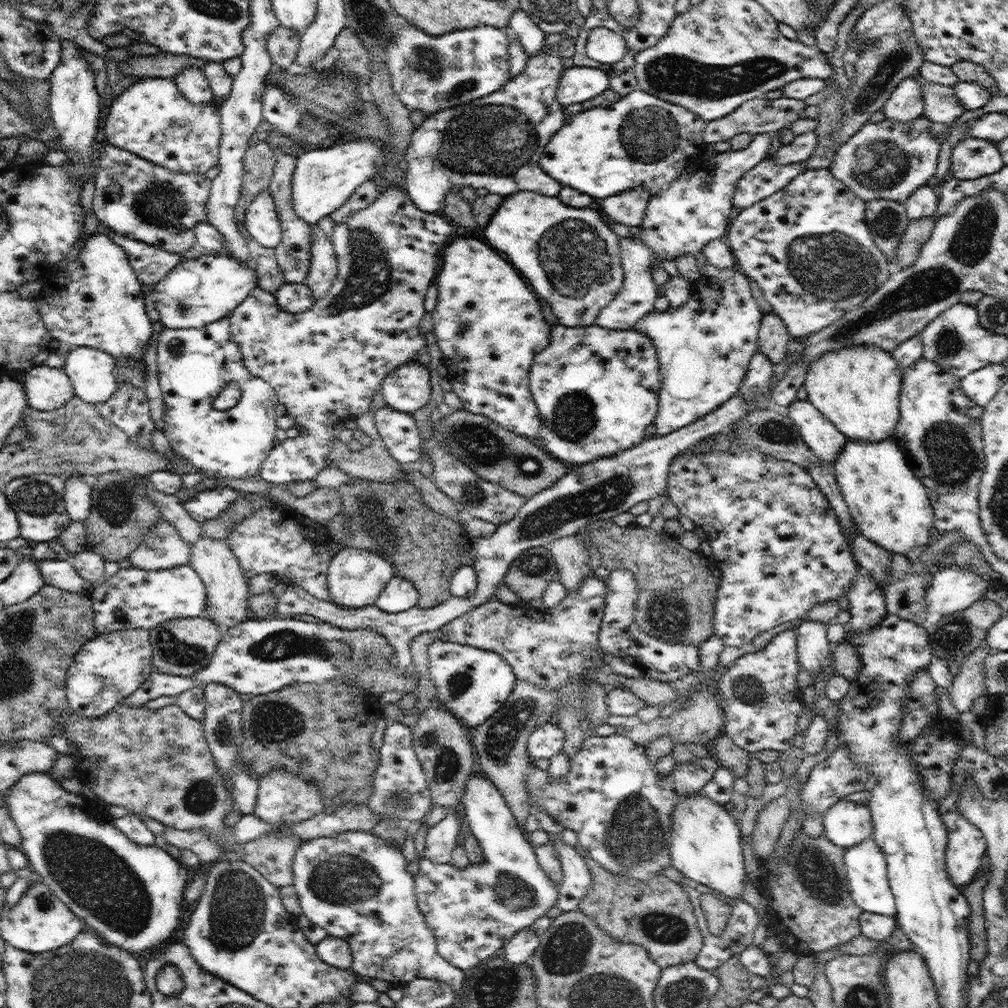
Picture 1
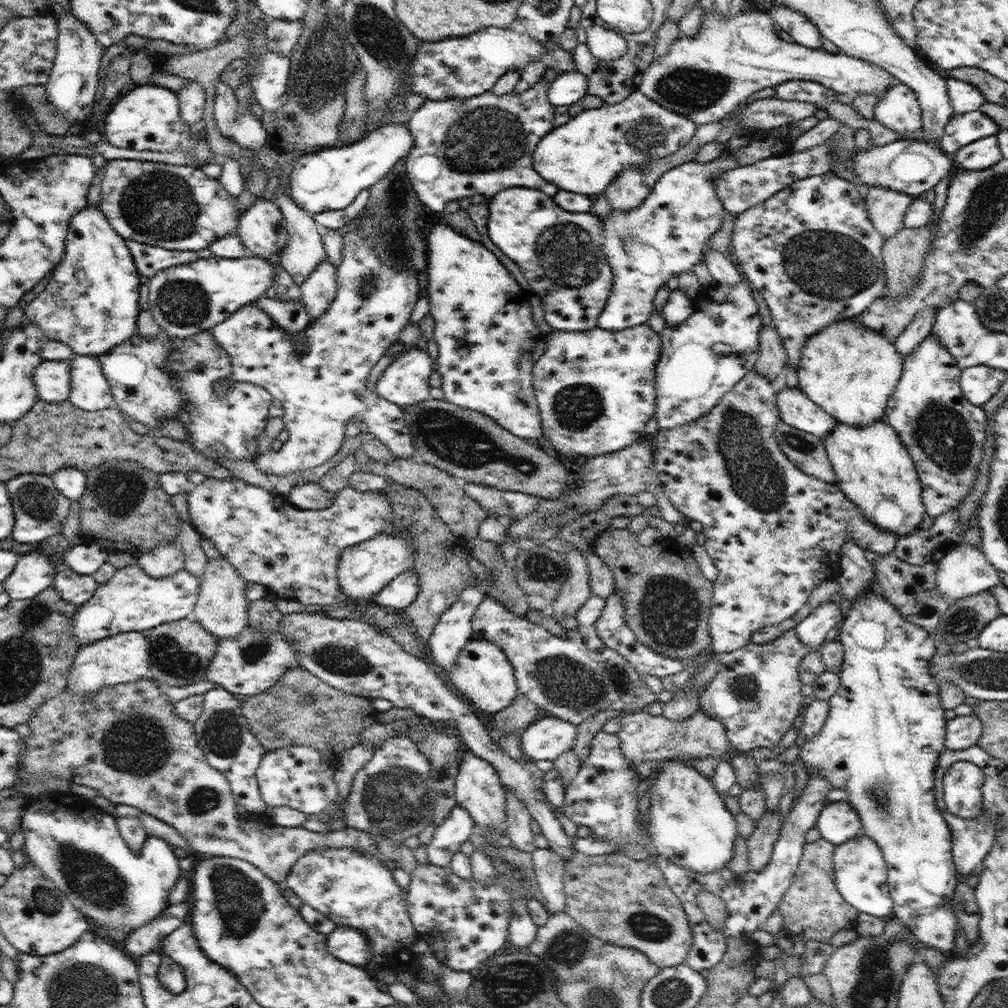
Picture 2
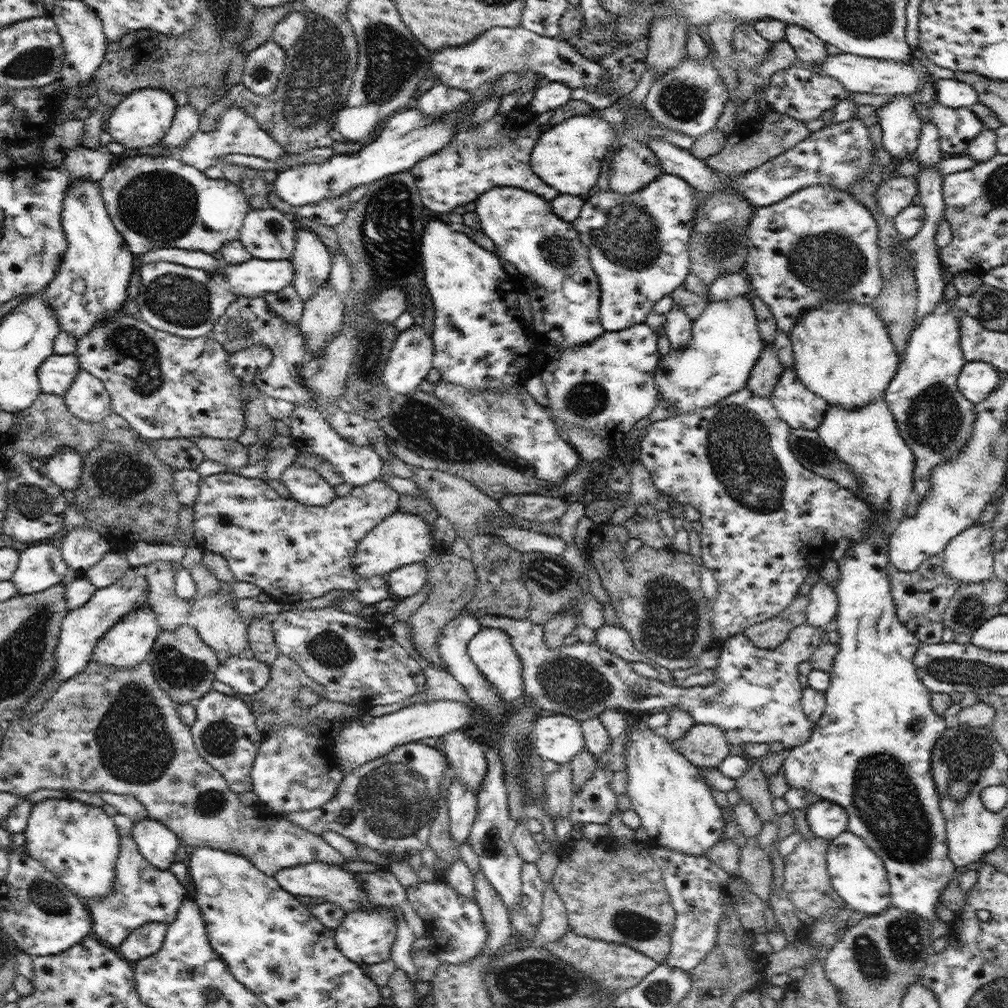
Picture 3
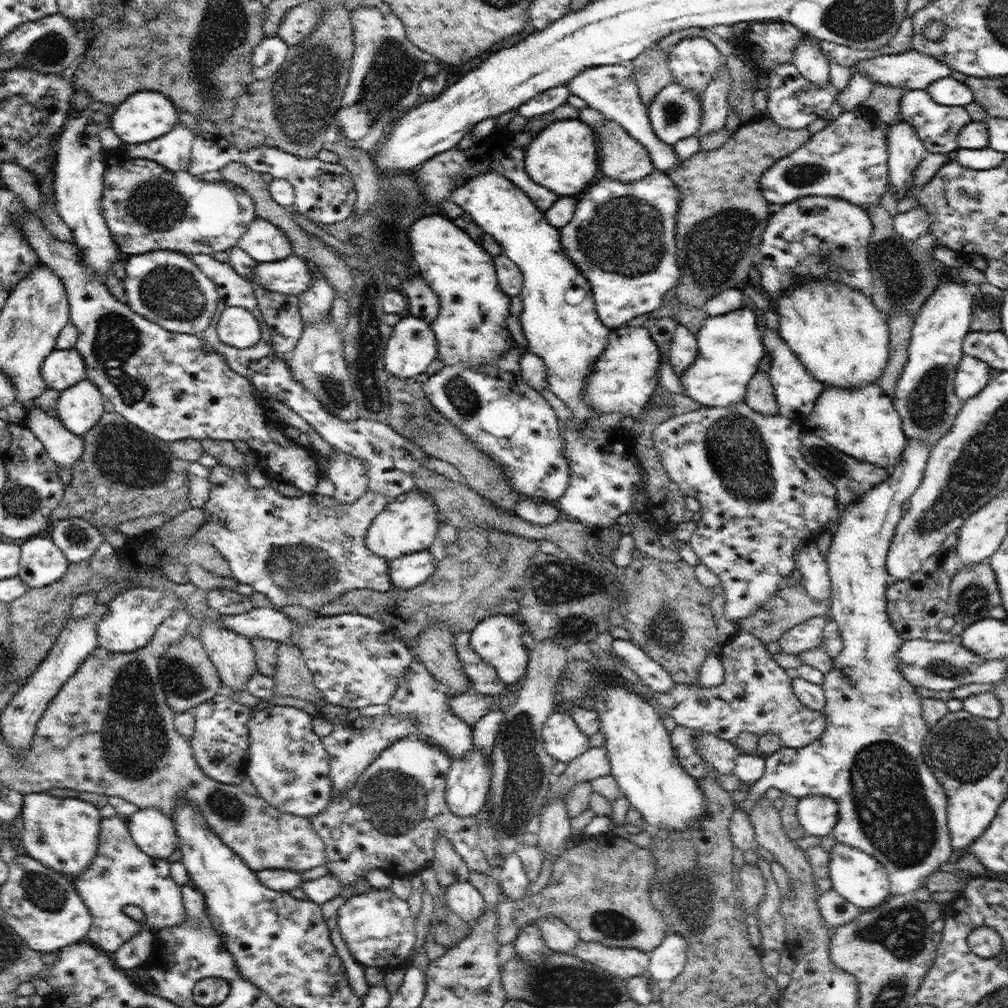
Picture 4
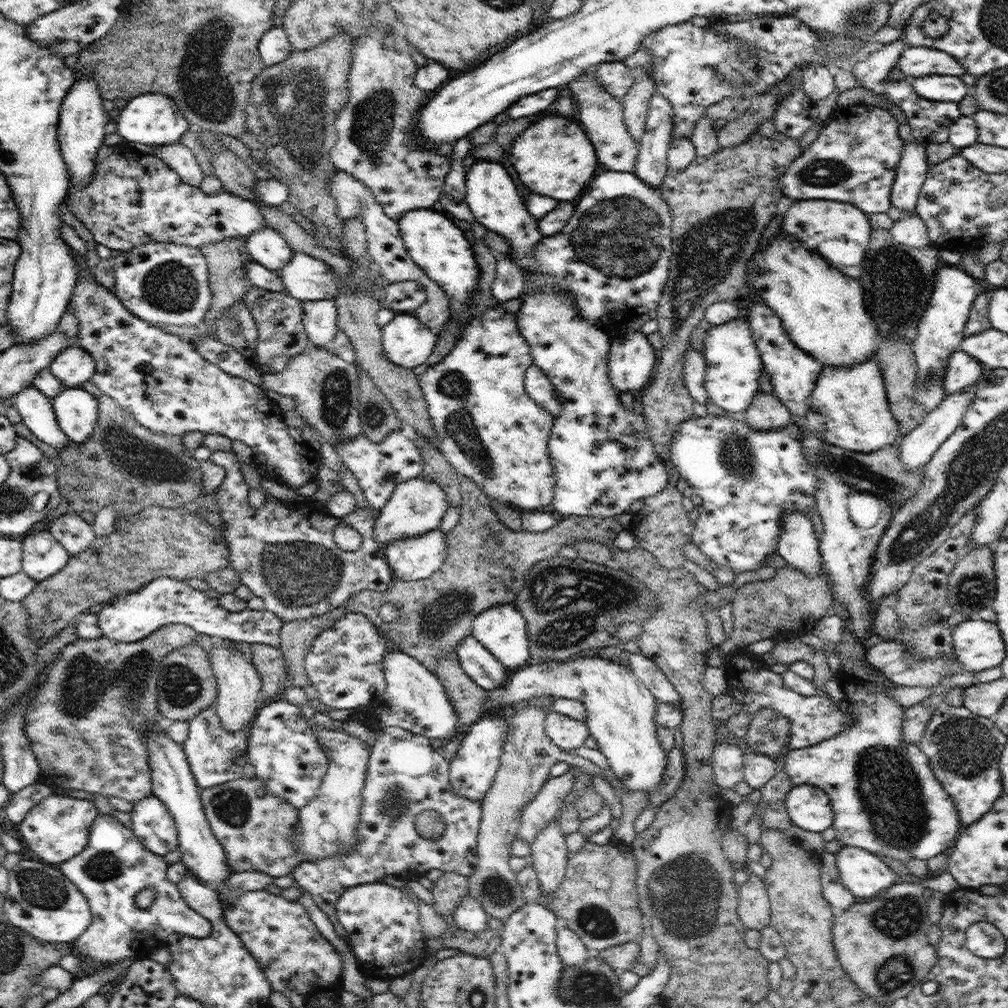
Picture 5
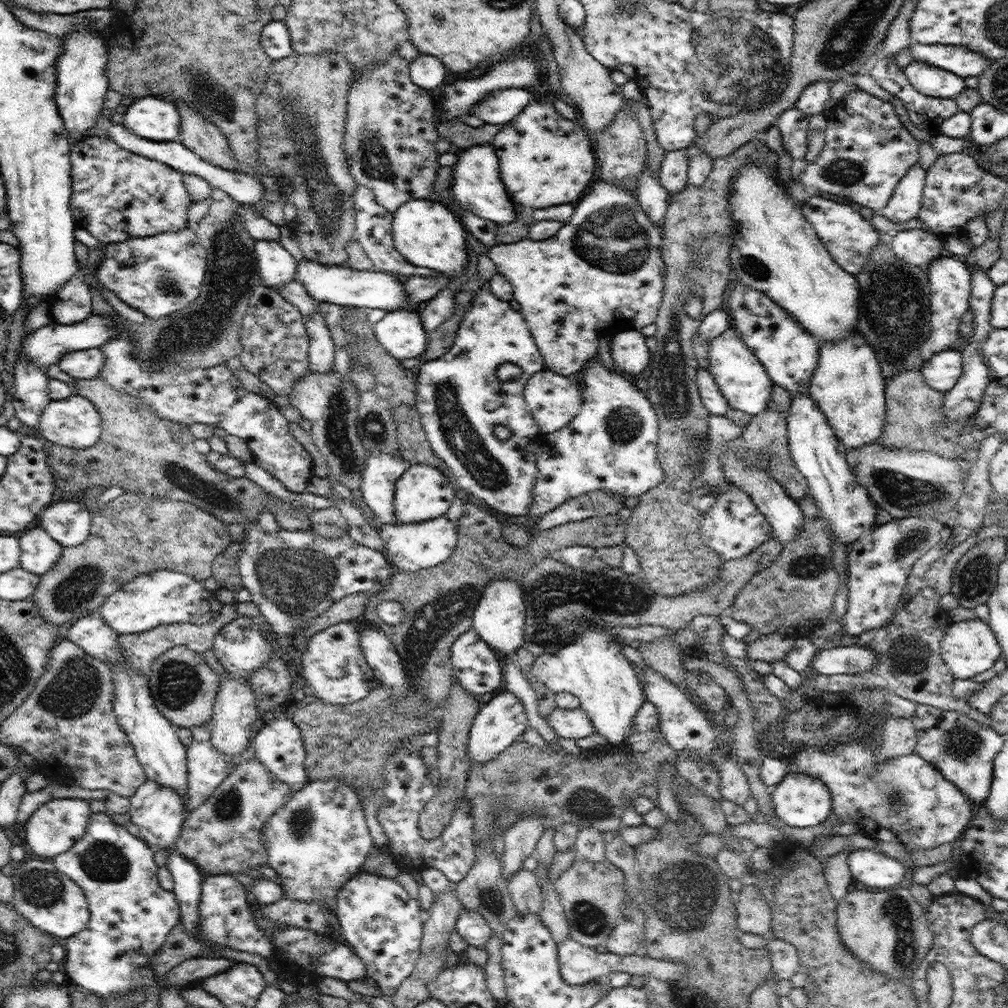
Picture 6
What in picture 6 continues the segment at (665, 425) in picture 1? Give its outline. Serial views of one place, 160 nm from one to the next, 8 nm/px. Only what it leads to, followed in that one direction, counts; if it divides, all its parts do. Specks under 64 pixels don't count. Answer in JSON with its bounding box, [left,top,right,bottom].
[708,325,774,415]

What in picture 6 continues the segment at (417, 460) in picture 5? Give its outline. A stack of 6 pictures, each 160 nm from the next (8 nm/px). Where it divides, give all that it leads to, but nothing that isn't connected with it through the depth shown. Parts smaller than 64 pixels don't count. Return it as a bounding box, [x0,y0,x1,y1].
[360,450,410,524]

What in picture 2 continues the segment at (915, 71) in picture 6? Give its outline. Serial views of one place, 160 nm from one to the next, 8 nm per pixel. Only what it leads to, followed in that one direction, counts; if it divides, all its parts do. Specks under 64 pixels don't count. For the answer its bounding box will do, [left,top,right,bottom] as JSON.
[946,76,987,115]

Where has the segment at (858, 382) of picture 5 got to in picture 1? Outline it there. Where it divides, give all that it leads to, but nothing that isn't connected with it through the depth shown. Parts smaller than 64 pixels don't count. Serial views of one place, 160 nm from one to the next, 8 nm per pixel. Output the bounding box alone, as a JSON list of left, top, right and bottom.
[831,436,935,554]

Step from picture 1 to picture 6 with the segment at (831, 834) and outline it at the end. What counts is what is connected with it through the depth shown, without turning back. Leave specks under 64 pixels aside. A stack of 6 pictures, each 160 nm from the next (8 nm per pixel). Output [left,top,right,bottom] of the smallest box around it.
[772,770,833,828]

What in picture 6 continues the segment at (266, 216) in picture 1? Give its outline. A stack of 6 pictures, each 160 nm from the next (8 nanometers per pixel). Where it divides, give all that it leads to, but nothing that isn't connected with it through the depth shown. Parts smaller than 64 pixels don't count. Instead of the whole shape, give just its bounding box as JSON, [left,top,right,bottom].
[254,241,297,292]

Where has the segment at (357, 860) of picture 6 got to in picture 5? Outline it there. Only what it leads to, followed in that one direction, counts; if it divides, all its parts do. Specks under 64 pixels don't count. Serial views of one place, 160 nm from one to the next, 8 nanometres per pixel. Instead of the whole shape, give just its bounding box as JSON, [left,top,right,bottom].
[295,730,370,862]

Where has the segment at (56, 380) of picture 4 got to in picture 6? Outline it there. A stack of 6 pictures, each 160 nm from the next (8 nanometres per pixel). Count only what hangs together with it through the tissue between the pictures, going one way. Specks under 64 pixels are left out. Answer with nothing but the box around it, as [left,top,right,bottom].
[59,348,105,380]

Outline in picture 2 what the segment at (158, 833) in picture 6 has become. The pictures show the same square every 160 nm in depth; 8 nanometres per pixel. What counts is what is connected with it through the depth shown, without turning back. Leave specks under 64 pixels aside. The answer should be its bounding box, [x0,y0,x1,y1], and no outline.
[21,791,182,933]

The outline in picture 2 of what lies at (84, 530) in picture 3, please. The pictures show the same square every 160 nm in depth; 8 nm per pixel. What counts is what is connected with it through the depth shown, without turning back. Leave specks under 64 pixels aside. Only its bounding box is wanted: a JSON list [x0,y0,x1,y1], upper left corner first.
[63,544,109,575]

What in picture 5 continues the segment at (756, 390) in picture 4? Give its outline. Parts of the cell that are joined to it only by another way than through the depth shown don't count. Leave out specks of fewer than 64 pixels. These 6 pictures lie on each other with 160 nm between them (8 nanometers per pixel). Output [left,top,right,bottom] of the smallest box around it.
[743,392,795,430]

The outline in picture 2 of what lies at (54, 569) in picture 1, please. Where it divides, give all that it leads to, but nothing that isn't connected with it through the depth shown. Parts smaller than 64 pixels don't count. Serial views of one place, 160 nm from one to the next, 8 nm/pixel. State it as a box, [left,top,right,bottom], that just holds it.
[53,563,98,605]

